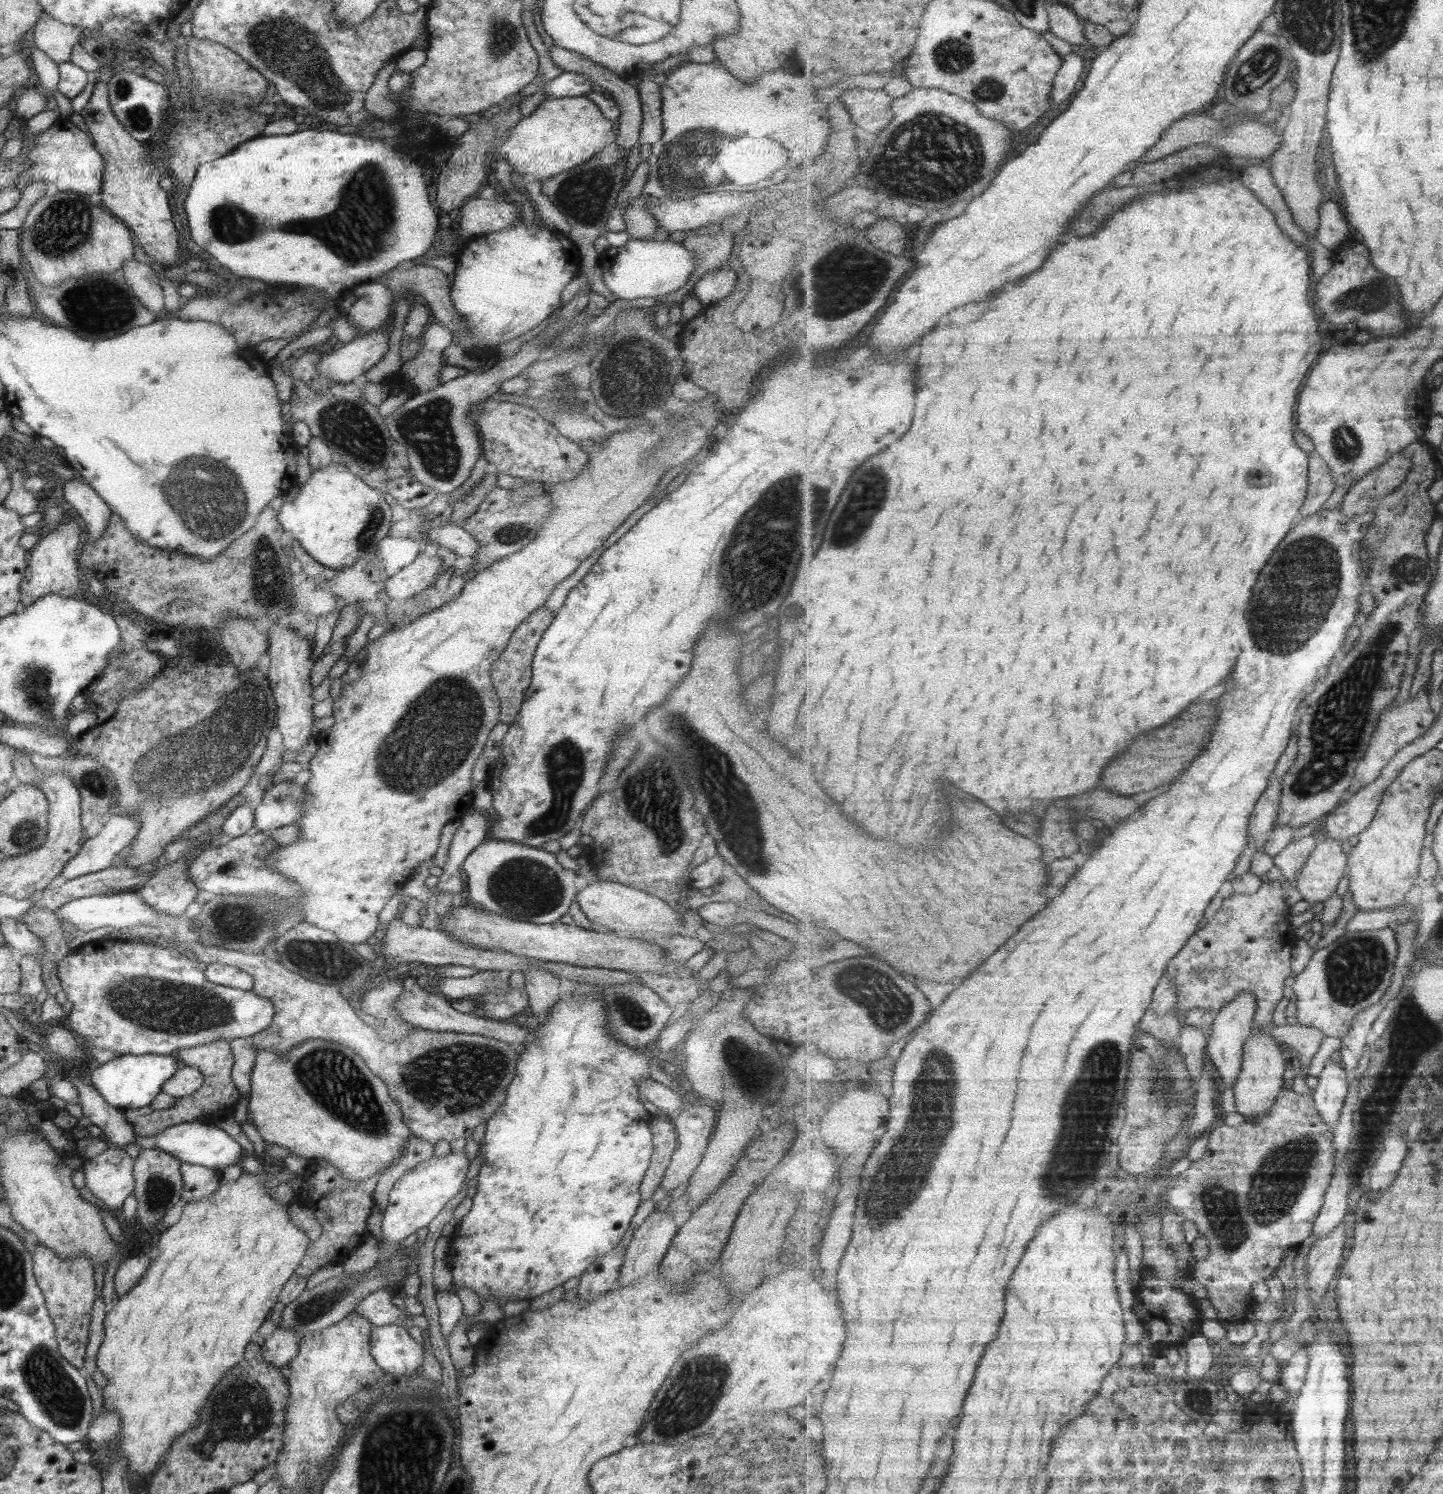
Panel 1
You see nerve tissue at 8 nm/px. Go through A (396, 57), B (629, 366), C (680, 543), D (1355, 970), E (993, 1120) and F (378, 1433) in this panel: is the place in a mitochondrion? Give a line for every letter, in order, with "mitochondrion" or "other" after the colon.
A: other
B: mitochondrion
C: other
D: mitochondrion
E: other
F: mitochondrion

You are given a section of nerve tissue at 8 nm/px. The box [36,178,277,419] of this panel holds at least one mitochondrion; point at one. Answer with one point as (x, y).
(89, 304)

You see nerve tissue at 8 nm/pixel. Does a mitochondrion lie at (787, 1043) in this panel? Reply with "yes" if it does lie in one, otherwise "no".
no

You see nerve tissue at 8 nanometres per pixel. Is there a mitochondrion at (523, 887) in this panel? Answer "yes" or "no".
yes

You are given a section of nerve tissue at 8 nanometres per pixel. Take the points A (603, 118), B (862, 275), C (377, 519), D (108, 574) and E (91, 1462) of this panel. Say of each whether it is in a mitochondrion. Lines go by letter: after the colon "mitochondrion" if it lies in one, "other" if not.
A: other
B: mitochondrion
C: mitochondrion
D: other
E: other

